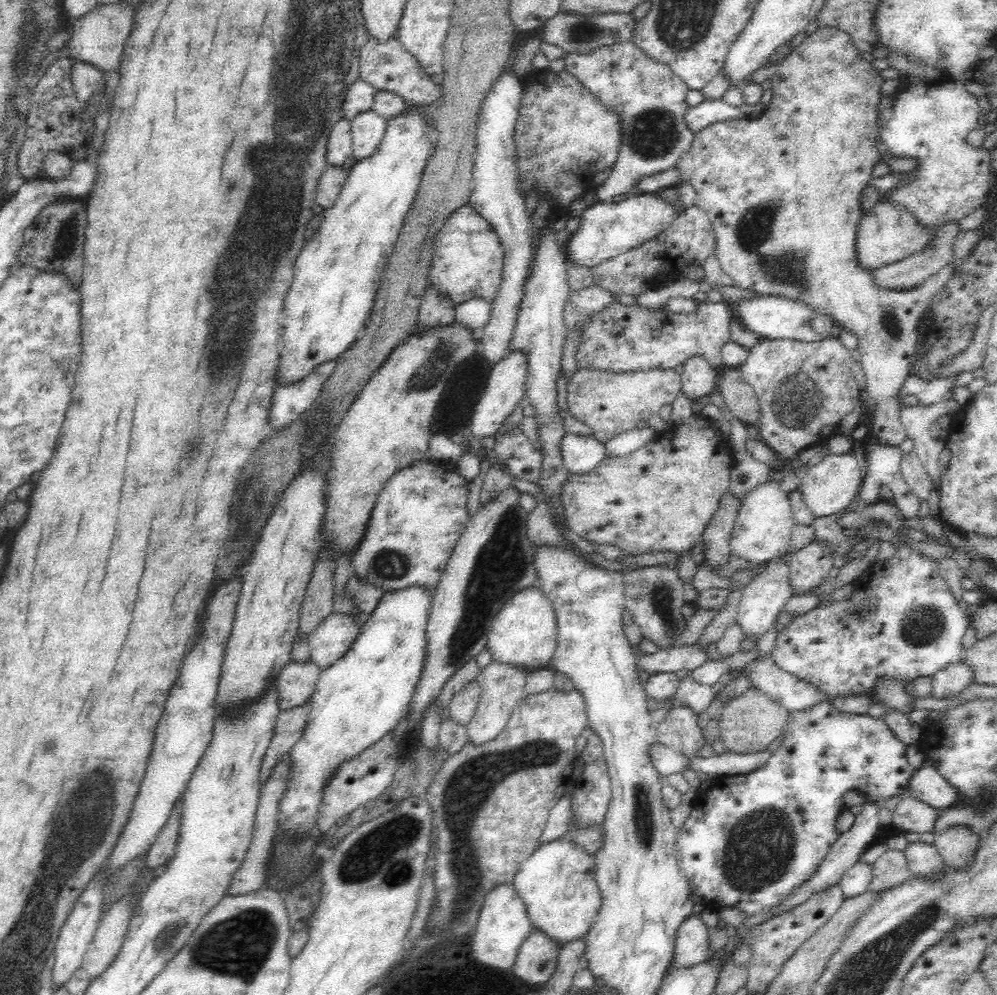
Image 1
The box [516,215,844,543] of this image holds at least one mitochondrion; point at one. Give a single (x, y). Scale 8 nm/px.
(797, 399)

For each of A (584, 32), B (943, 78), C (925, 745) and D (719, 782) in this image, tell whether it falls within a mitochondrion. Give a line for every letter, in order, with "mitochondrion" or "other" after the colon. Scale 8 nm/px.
A: mitochondrion
B: other
C: other
D: other

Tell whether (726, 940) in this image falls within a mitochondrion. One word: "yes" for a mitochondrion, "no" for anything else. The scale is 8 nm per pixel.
no

